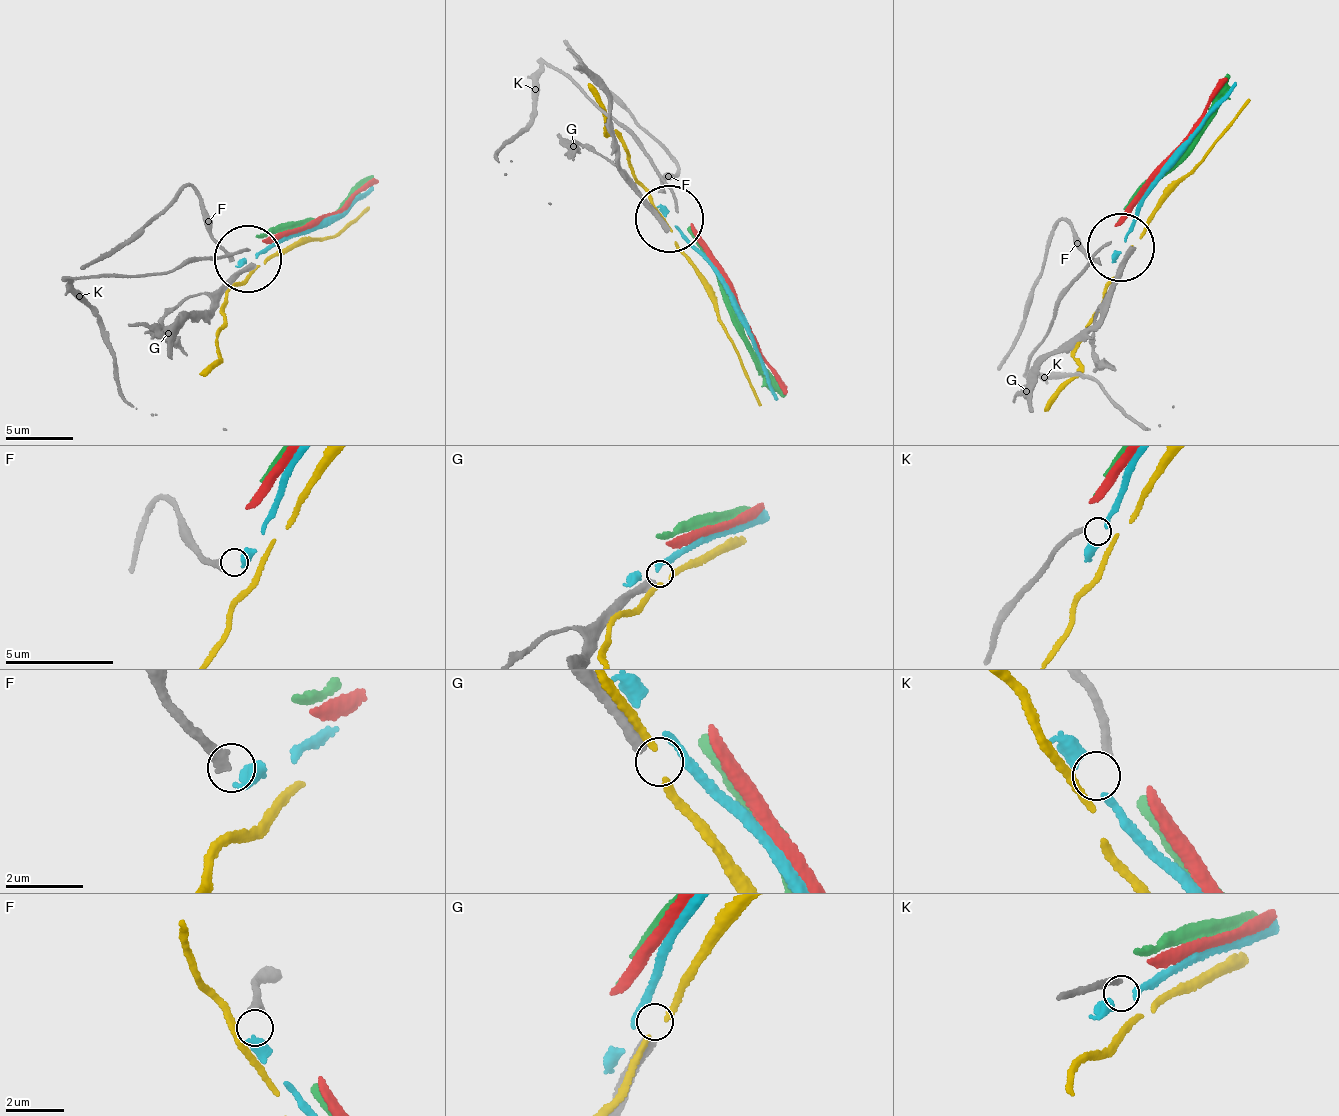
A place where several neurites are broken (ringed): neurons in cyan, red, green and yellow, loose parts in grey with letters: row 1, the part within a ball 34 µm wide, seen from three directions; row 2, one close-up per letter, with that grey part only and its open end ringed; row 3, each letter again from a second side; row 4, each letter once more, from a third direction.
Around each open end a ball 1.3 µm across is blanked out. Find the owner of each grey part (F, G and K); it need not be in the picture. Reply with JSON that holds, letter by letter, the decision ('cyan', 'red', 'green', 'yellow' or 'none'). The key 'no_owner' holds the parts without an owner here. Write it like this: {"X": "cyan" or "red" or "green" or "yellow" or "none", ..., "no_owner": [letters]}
{"F": "none", "G": "none", "K": "none", "no_owner": ["F", "G", "K"]}

